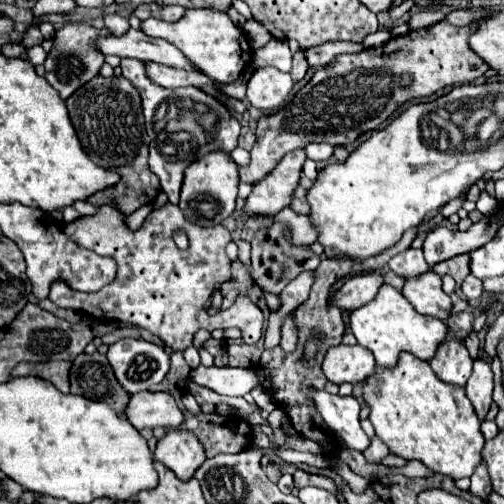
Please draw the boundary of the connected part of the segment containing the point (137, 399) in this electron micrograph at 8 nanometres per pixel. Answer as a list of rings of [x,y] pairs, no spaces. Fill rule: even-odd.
[[[137,392],[129,396],[127,420],[137,430],[143,428],[177,428],[183,422],[183,414],[173,400],[171,394],[167,392]]]

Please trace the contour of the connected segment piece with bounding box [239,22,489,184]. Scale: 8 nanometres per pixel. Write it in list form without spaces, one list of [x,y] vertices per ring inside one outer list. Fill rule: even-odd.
[[[439,22],[391,38],[383,46],[337,56],[325,68],[319,68],[285,108],[259,118],[251,164],[239,168],[241,182],[255,184],[263,180],[279,160],[295,148],[305,148],[311,142],[327,142],[333,146],[353,144],[361,134],[383,124],[403,104],[421,96],[431,96],[445,86],[475,82],[489,70],[489,66],[471,50],[471,32],[475,32],[473,26],[459,28],[449,22]],[[403,72],[413,76],[409,88],[399,86],[399,76]]]

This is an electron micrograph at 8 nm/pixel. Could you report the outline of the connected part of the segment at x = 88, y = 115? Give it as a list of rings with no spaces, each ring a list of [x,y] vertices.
[[[101,74],[83,84],[75,94],[67,100],[67,110],[71,122],[77,130],[77,136],[89,154],[89,158],[101,166],[117,172],[121,182],[109,190],[93,194],[87,202],[91,204],[111,204],[125,216],[133,214],[145,204],[153,204],[157,194],[161,192],[159,178],[149,170],[149,136],[145,132],[143,112],[141,112],[141,98],[135,86],[127,78],[103,78]]]

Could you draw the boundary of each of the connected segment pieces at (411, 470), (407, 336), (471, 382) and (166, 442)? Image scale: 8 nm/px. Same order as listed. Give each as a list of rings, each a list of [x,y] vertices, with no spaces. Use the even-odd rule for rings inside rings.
[[[412,460],[404,467],[396,468],[396,474],[402,474],[409,478],[423,478],[434,475],[434,472],[429,470],[422,462]]]
[[[385,284],[369,304],[351,312],[351,332],[363,348],[373,352],[377,366],[393,368],[399,362],[401,352],[409,352],[419,360],[429,362],[435,356],[439,344],[445,340],[447,326],[433,316],[415,312],[415,308],[399,290]]]
[[[477,358],[473,362],[473,374],[467,380],[465,394],[471,400],[479,420],[485,418],[485,414],[487,414],[491,402],[493,402],[491,400],[491,392],[493,392],[493,372],[491,372],[491,366],[489,366],[489,362]]]
[[[169,430],[157,440],[153,458],[173,470],[179,480],[191,480],[195,470],[205,462],[205,450],[193,432]]]

